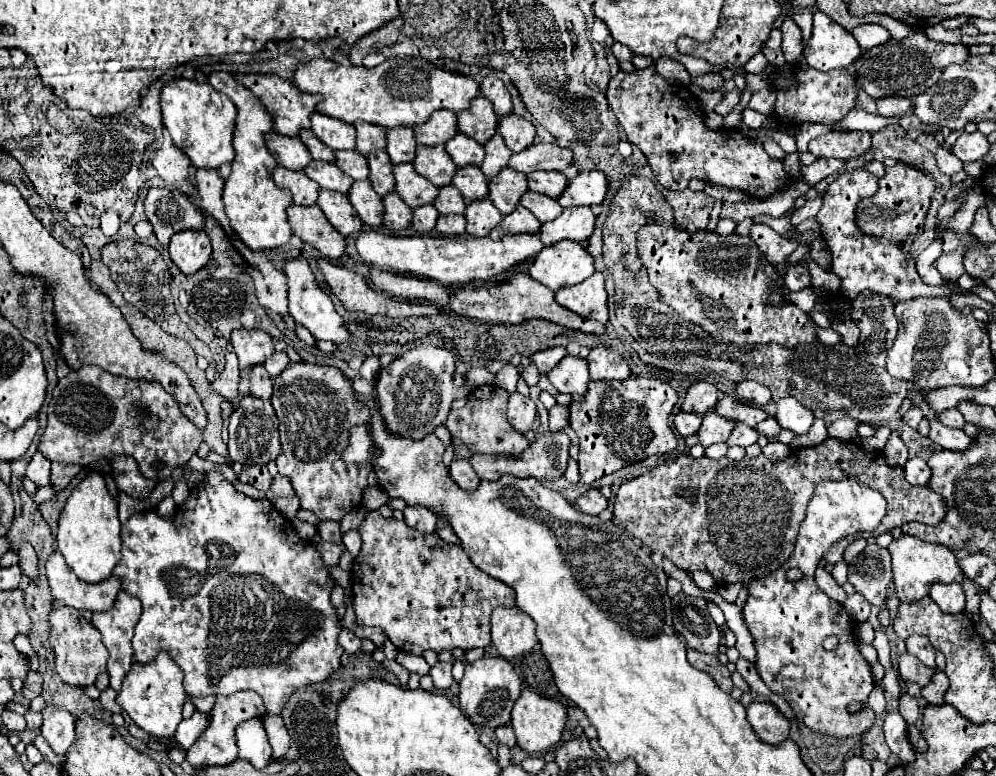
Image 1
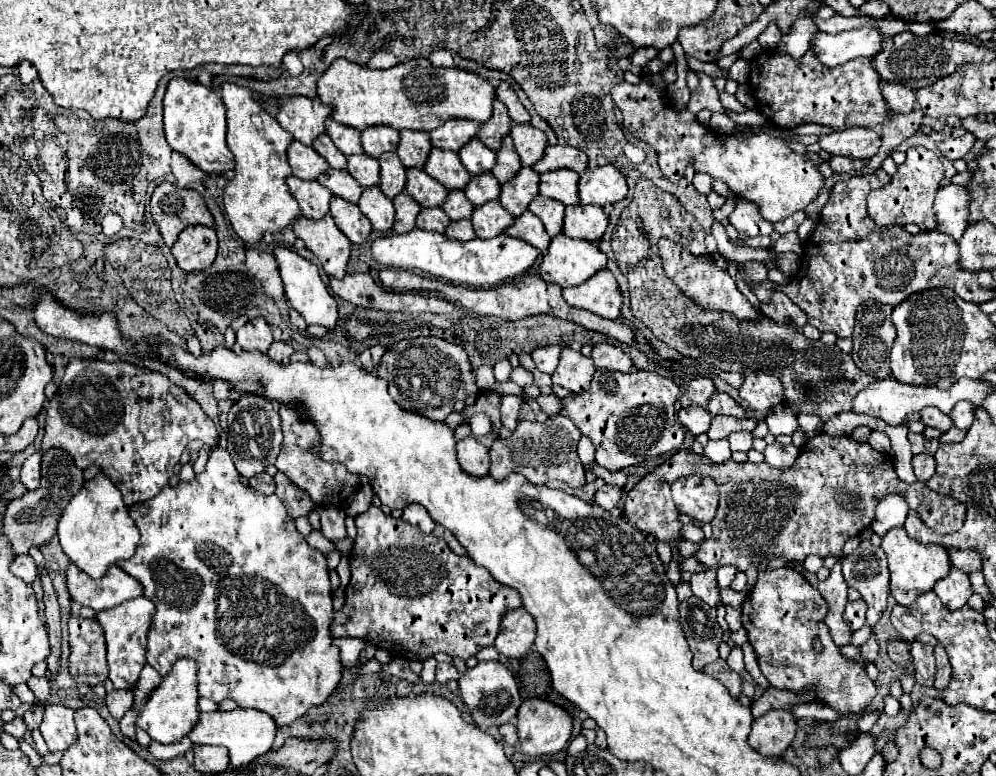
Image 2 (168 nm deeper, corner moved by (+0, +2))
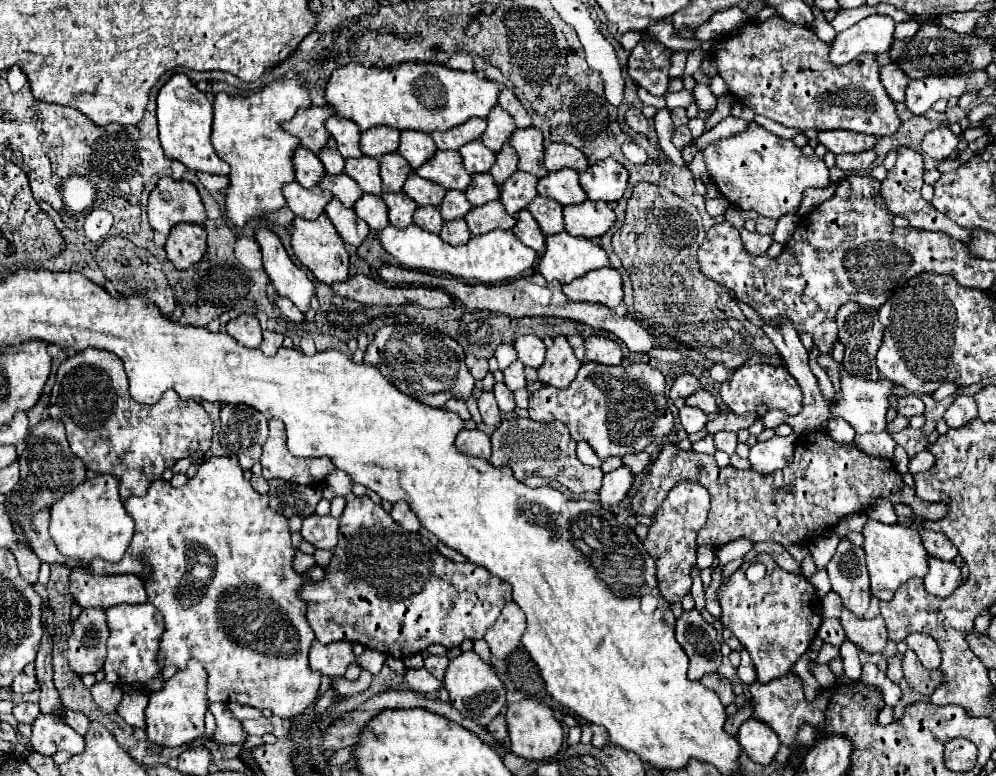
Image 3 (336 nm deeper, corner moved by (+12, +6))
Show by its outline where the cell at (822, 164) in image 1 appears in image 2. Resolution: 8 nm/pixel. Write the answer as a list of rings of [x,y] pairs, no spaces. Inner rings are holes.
[[[830,157],[828,165],[832,167],[834,173],[850,173],[850,171],[860,171],[866,163],[852,157]]]

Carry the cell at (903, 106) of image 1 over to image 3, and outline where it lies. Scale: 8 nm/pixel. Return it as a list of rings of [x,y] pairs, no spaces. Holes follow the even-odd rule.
[[[888,63],[880,69],[880,79],[882,79],[882,85],[886,87],[888,95],[892,97],[894,103],[898,101],[904,101],[904,89],[908,85],[908,77],[904,75],[904,71],[900,71],[894,63]]]

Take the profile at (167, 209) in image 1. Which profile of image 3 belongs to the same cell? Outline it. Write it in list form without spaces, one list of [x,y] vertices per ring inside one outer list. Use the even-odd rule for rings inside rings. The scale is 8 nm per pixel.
[[[162,177],[148,199],[148,221],[154,231],[168,235],[176,223],[204,223],[206,209],[192,183]]]

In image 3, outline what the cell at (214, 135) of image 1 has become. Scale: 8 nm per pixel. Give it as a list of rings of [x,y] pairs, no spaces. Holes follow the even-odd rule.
[[[176,73],[158,93],[158,129],[168,159],[180,161],[192,171],[202,171],[212,175],[230,173],[230,165],[216,155],[210,143],[212,101],[184,73]]]

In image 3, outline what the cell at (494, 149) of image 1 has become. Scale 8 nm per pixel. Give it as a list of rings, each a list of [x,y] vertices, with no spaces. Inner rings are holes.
[[[506,143],[504,149],[498,153],[498,159],[496,159],[494,167],[490,169],[490,173],[494,175],[494,181],[498,185],[502,185],[516,169],[518,169],[518,155],[516,155],[516,151],[512,151],[512,145]]]

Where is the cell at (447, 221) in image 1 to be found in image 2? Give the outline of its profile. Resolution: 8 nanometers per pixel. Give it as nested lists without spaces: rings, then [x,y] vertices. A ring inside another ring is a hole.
[[[470,219],[450,221],[450,225],[446,227],[446,235],[448,235],[448,239],[458,239],[458,241],[468,241],[468,239],[476,237]]]

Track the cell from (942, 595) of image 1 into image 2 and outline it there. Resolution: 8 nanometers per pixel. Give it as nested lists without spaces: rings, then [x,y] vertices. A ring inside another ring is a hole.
[[[952,567],[950,573],[948,573],[948,577],[940,579],[934,585],[934,593],[940,597],[940,601],[948,609],[958,609],[958,607],[966,605],[968,597],[972,595],[972,587],[970,587],[968,575]]]

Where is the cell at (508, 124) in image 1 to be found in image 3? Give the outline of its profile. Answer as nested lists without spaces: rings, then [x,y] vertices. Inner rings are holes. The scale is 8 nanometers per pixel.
[[[528,127],[528,129],[518,129],[512,135],[512,147],[516,149],[520,163],[518,169],[520,171],[528,171],[536,177],[544,177],[548,175],[548,169],[544,169],[542,161],[544,161],[544,137],[542,131],[536,127]]]

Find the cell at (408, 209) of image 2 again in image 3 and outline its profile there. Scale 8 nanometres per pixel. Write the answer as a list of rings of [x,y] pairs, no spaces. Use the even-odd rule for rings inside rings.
[[[384,193],[382,199],[388,205],[388,217],[394,227],[404,229],[412,223],[412,215],[418,209],[414,199],[410,199],[406,193]]]

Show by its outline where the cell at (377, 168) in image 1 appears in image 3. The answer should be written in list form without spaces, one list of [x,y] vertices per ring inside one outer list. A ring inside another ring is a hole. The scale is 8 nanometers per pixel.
[[[386,153],[380,159],[380,177],[384,193],[400,193],[404,181],[412,173],[410,163],[398,153]]]

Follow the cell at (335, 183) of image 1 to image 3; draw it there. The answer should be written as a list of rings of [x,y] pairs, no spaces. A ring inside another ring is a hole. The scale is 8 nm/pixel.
[[[342,173],[342,175],[326,175],[320,181],[320,187],[324,191],[330,191],[334,197],[338,197],[346,207],[354,207],[354,203],[362,197],[362,191],[360,191],[358,183],[354,183],[352,177],[348,177],[346,173]]]

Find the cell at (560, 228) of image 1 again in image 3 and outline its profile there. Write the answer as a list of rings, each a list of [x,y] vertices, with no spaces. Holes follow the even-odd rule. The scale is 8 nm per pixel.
[[[584,201],[564,207],[566,231],[576,237],[602,237],[616,221],[616,213],[606,201]]]

